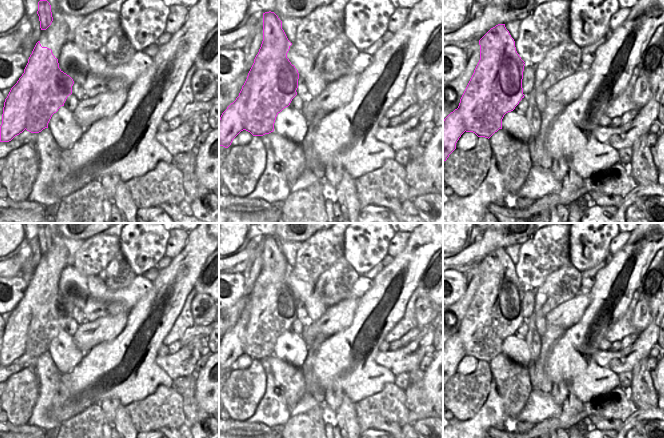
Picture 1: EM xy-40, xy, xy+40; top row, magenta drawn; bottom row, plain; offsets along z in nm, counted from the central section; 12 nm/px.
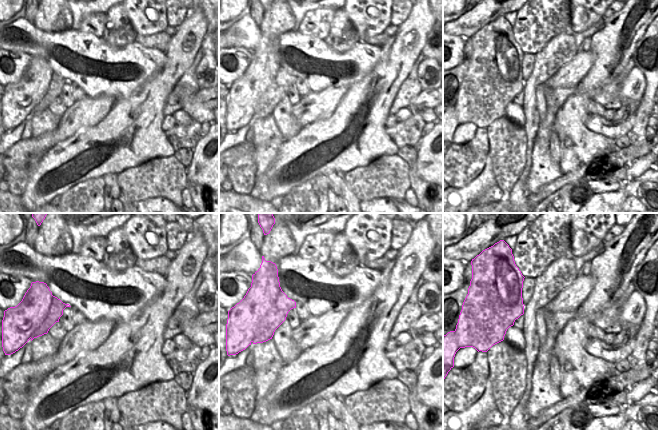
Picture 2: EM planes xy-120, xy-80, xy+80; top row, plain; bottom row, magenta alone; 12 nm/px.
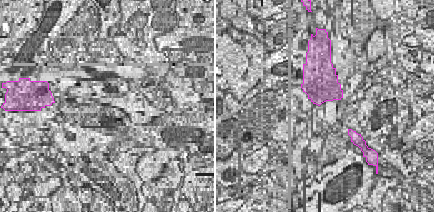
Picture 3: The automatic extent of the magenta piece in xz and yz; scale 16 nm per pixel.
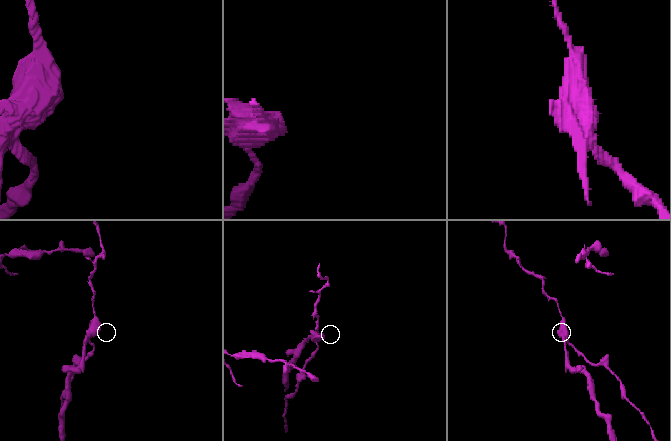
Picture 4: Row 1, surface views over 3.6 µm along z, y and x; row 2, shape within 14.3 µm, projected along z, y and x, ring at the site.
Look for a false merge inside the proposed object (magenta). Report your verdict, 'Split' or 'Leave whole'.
Split

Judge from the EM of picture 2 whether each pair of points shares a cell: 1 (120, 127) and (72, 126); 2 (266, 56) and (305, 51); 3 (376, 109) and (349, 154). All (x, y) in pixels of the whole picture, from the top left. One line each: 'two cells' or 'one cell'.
1: two cells
2: two cells
3: one cell

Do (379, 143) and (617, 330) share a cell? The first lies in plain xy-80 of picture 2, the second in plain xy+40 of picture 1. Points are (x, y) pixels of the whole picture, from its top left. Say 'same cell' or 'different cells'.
different cells

